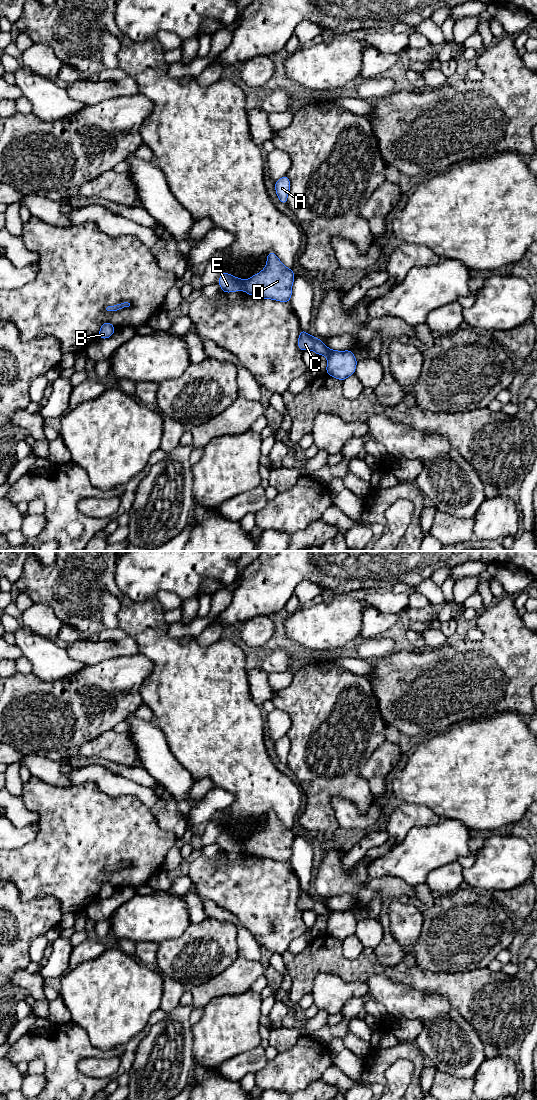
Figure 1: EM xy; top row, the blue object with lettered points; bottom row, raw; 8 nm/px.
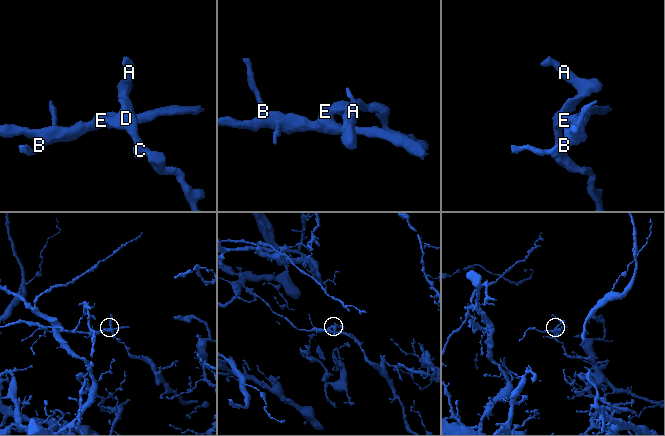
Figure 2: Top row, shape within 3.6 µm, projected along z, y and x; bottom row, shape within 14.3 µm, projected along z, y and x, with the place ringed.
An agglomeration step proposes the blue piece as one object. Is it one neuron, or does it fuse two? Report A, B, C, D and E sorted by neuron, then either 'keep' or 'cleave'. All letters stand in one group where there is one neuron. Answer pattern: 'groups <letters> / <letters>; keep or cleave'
groups A C D / B E; cleave

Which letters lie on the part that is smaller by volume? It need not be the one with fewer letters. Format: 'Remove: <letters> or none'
Remove: B, E

